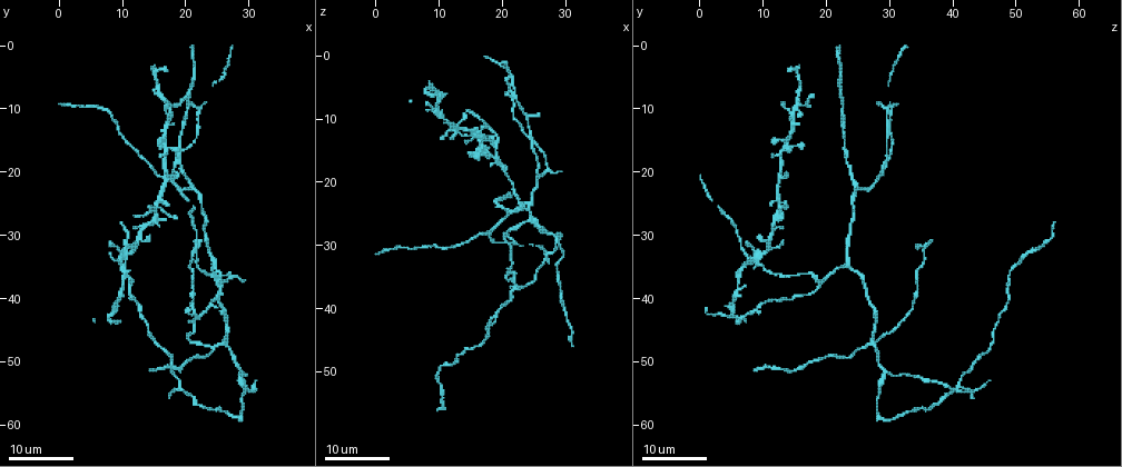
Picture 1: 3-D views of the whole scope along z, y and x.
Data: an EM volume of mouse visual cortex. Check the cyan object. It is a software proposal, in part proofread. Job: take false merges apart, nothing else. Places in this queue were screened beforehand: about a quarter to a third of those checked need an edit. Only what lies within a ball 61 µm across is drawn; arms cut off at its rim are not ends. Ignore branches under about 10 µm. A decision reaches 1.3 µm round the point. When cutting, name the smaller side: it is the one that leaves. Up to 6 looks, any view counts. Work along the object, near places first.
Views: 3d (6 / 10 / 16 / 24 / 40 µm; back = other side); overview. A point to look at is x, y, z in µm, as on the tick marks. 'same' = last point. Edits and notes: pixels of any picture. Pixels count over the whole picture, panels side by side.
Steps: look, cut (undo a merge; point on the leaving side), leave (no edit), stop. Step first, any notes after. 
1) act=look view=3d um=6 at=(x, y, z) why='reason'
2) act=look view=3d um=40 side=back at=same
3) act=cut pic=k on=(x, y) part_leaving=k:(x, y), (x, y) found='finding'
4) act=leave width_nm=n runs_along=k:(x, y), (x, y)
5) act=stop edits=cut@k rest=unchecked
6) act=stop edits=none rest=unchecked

act=look view=3d um=16 at=(17.5, 21.0, 28.0) why='three-way junction'

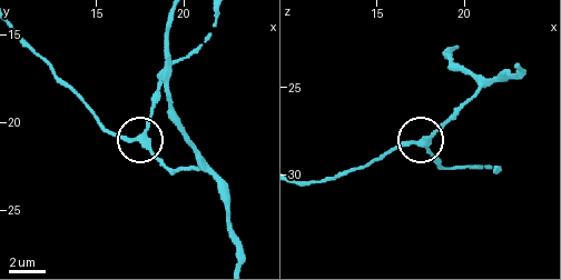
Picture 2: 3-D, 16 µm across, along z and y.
act=look view=3d um=10 at=(17.4, 20.9, 28.3)

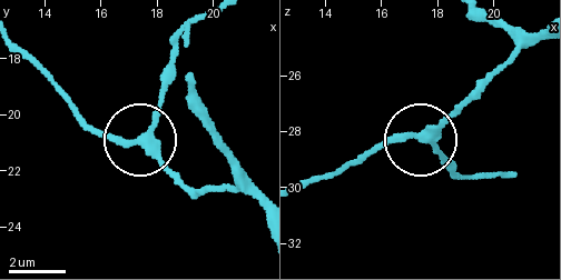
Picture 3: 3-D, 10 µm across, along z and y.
act=leave arms=3 found='continuous, no second cell'

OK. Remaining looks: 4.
act=look view=3d um=16 at=(25.5, 37.5, 19.5) why='arms part here'

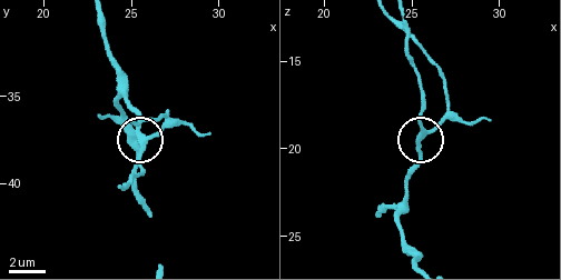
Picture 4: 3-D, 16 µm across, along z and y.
act=look view=3d um=6 at=(25.6, 37.6, 19.1)

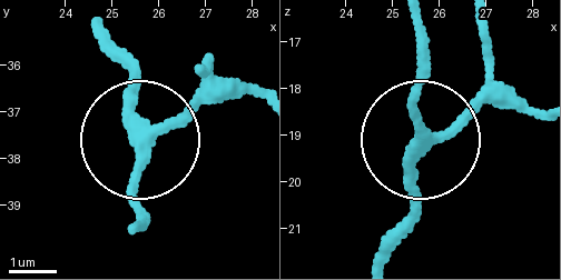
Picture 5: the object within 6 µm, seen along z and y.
act=leave arms=3 runs_along=5:(376, 258), (409, 198), (421, 70) found='all the same cell'

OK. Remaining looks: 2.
act=look view=3d um=16 at=(24.0, 47.5, 25.5) why='arms part here'

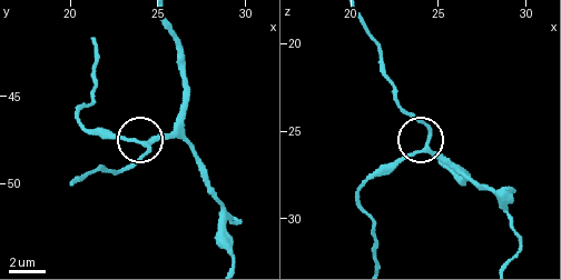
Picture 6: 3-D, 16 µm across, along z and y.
act=look view=3d um=6 at=(24.3, 47.7, 25.9)

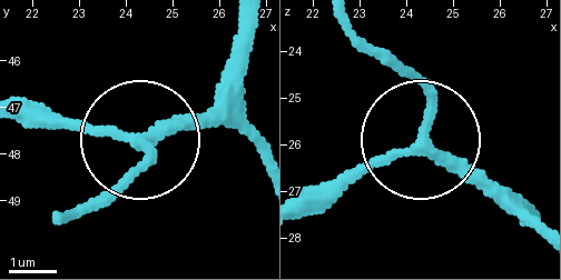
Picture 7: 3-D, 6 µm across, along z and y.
act=leave arms=3 runs_along=7:(236, 28), (225, 88), (145, 131), (137, 171), (109, 203) found='one cell here'

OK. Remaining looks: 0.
act=stop edits=none rest=unchecked

